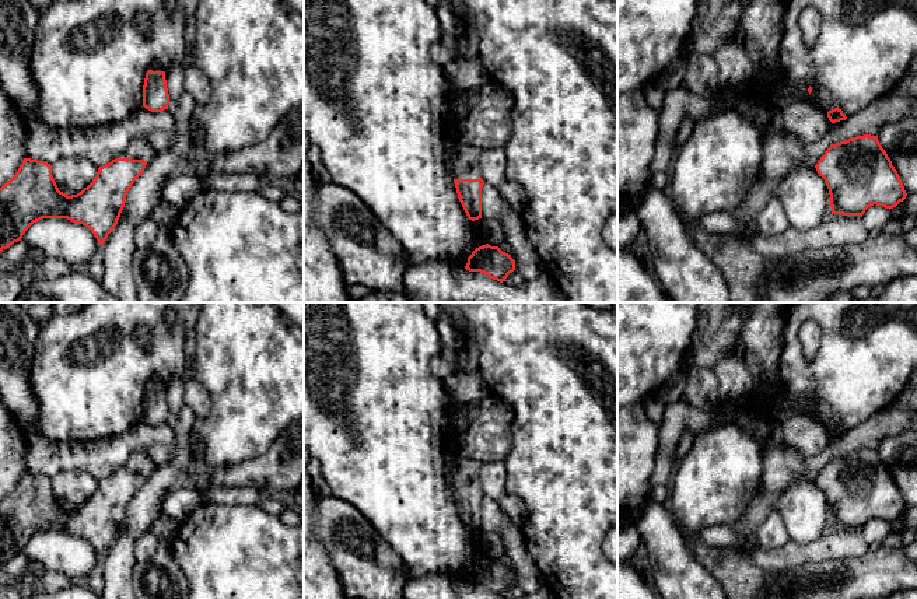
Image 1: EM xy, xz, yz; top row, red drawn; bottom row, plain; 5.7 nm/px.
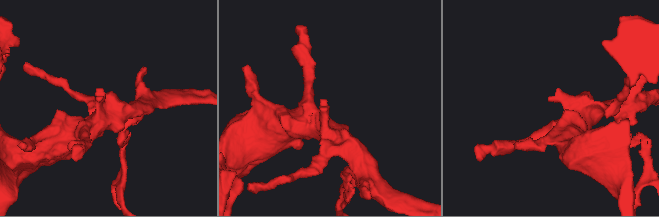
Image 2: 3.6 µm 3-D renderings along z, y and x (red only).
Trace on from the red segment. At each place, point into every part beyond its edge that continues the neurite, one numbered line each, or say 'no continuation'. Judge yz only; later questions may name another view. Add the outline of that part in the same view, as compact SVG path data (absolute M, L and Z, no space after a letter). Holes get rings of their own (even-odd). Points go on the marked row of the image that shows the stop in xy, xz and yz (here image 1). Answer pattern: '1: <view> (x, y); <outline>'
1: yz (786, 90); M780 77L776 81L776 85L777 85L776 99L777 99L778 104L781 104L787 99L791 99L791 98L806 99L806 101L816 104L813 101L812 94L808 92L808 85L805 83L794 84L788 78Z

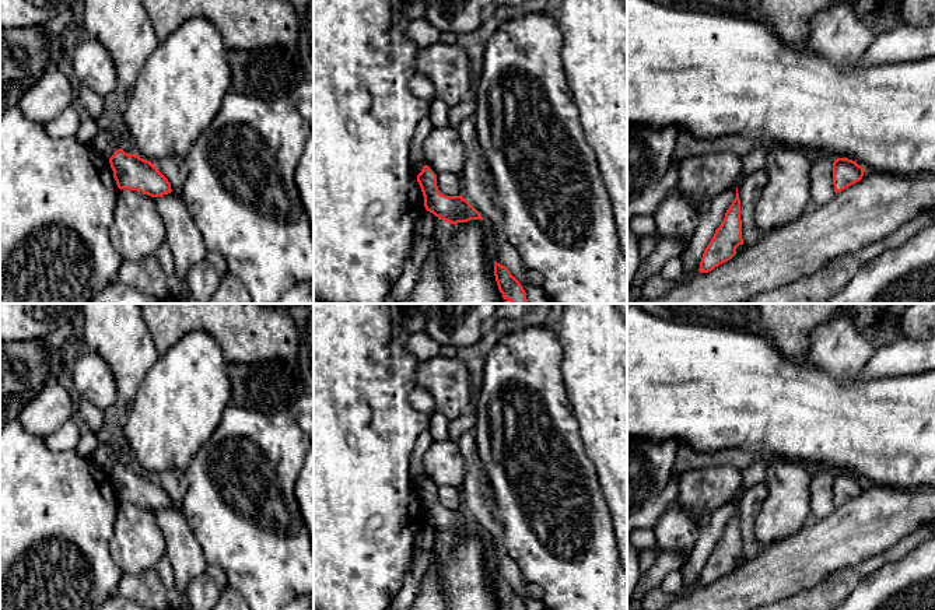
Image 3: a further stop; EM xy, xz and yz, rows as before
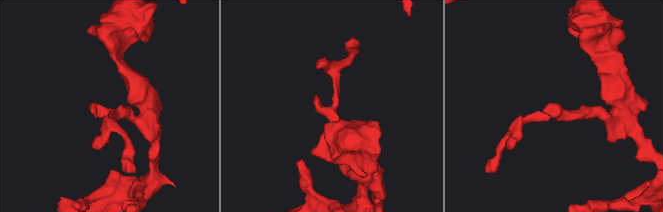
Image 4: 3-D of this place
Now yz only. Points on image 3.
no continuation

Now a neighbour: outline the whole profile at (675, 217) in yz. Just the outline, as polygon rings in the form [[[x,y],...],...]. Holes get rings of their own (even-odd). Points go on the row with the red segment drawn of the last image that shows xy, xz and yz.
[[[677,192],[666,194],[651,217],[659,238],[677,238],[683,241],[683,253],[691,242],[698,221],[700,214],[697,210]]]

